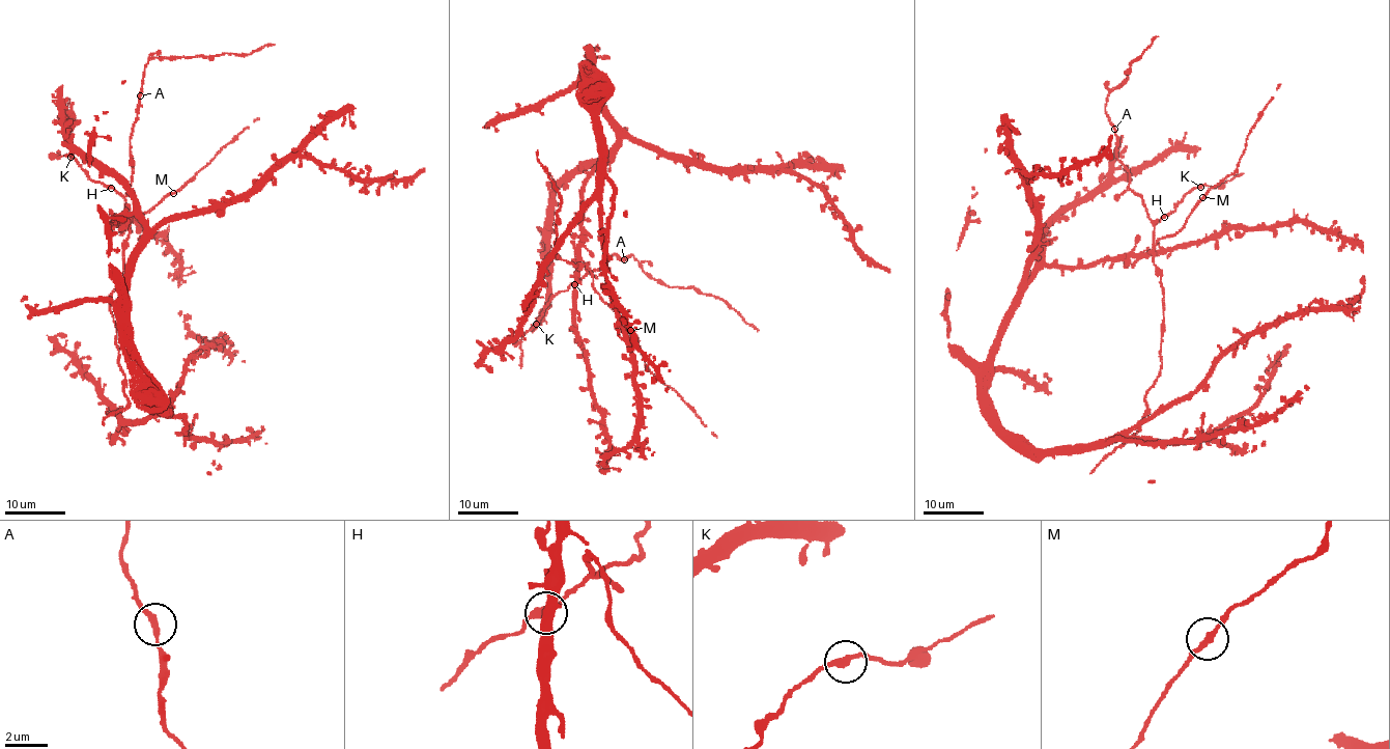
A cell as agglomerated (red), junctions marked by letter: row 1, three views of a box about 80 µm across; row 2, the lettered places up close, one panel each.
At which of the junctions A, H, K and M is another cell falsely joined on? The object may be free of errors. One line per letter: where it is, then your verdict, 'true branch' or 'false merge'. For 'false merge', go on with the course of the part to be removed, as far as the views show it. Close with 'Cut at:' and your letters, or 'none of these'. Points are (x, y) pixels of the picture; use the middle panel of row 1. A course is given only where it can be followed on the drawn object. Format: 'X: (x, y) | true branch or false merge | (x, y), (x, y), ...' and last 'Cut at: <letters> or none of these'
A: (624, 259) | true branch
H: (574, 284) | true branch
K: (536, 324) | true branch
M: (630, 330) | true branch
Cut at: none of these

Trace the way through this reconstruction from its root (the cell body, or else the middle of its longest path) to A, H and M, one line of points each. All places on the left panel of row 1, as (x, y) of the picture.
A: (130, 289), (132, 252), (144, 223), (135, 215), (114, 219), (120, 225), (128, 221), (130, 138), (140, 95)
H: (130, 289), (132, 252), (144, 223), (135, 215), (114, 218), (120, 225), (128, 221), (126, 200), (111, 188)
M: (130, 289), (132, 252), (142, 238), (144, 223), (135, 215), (114, 218), (120, 225), (174, 193)

